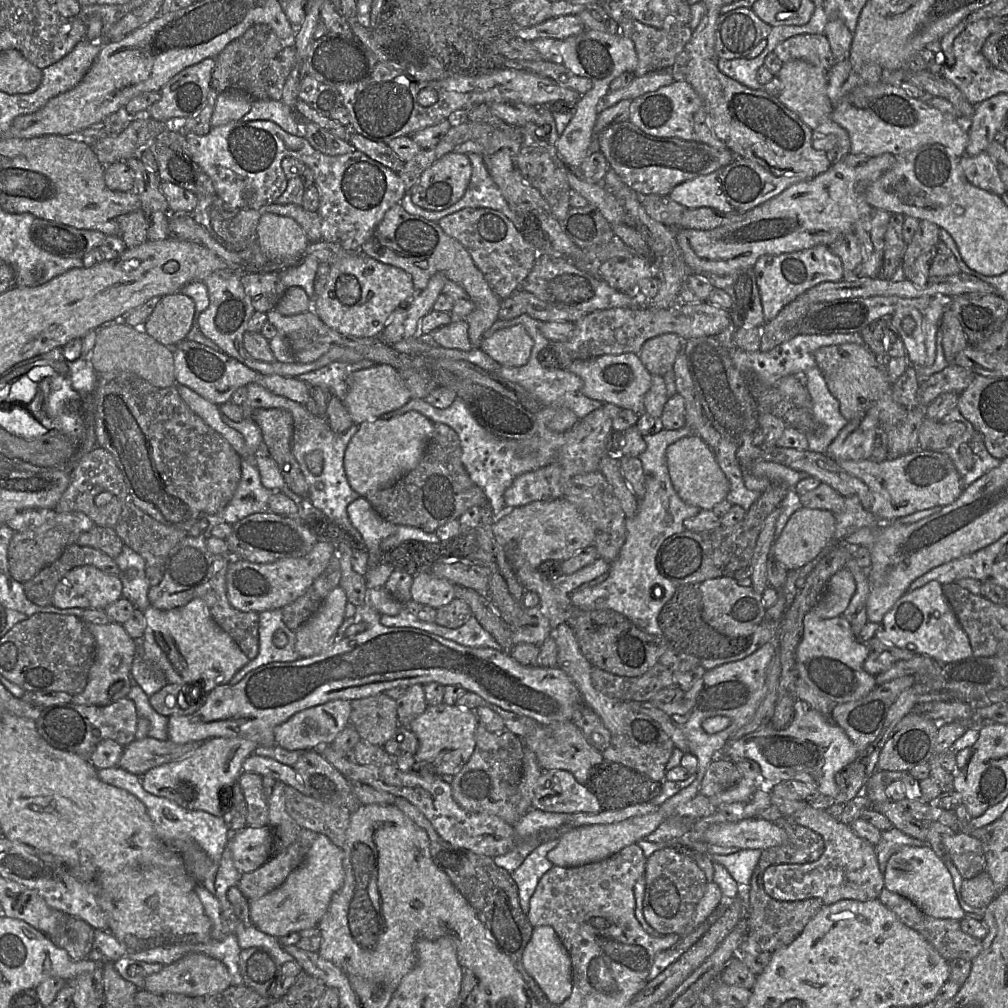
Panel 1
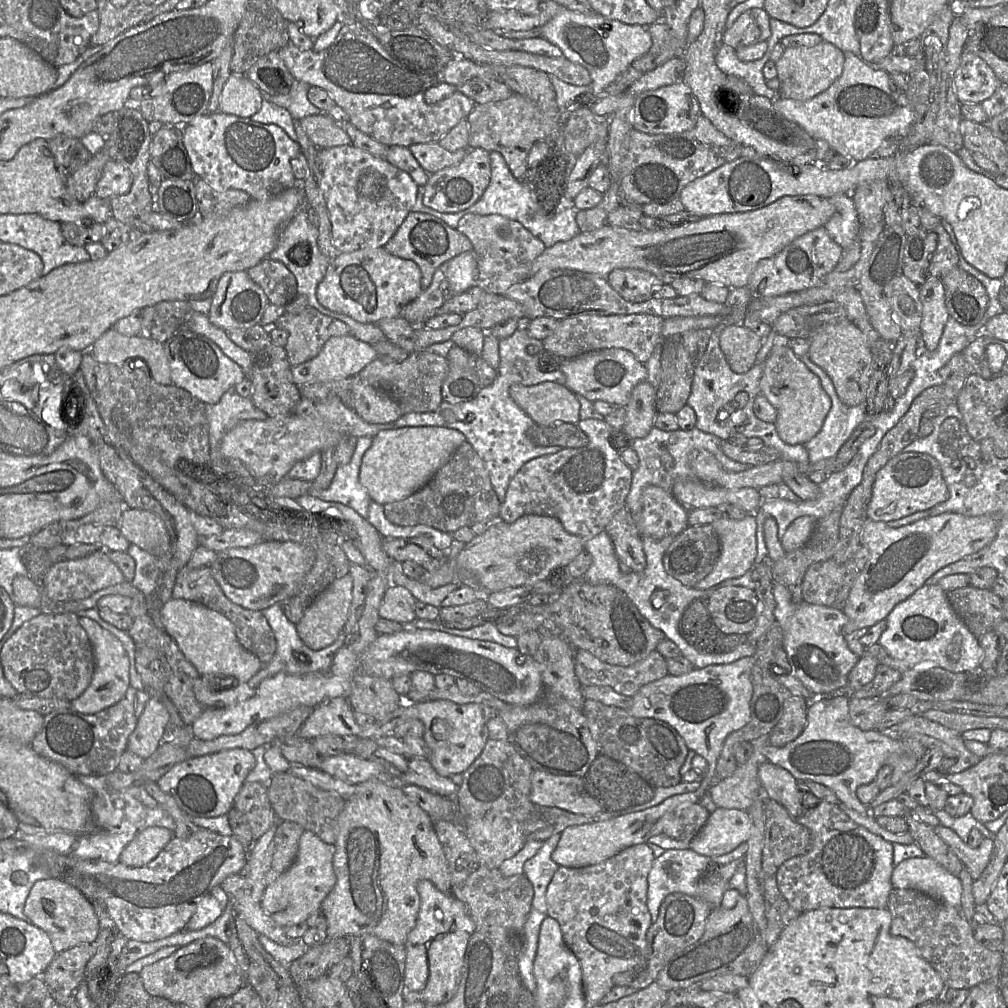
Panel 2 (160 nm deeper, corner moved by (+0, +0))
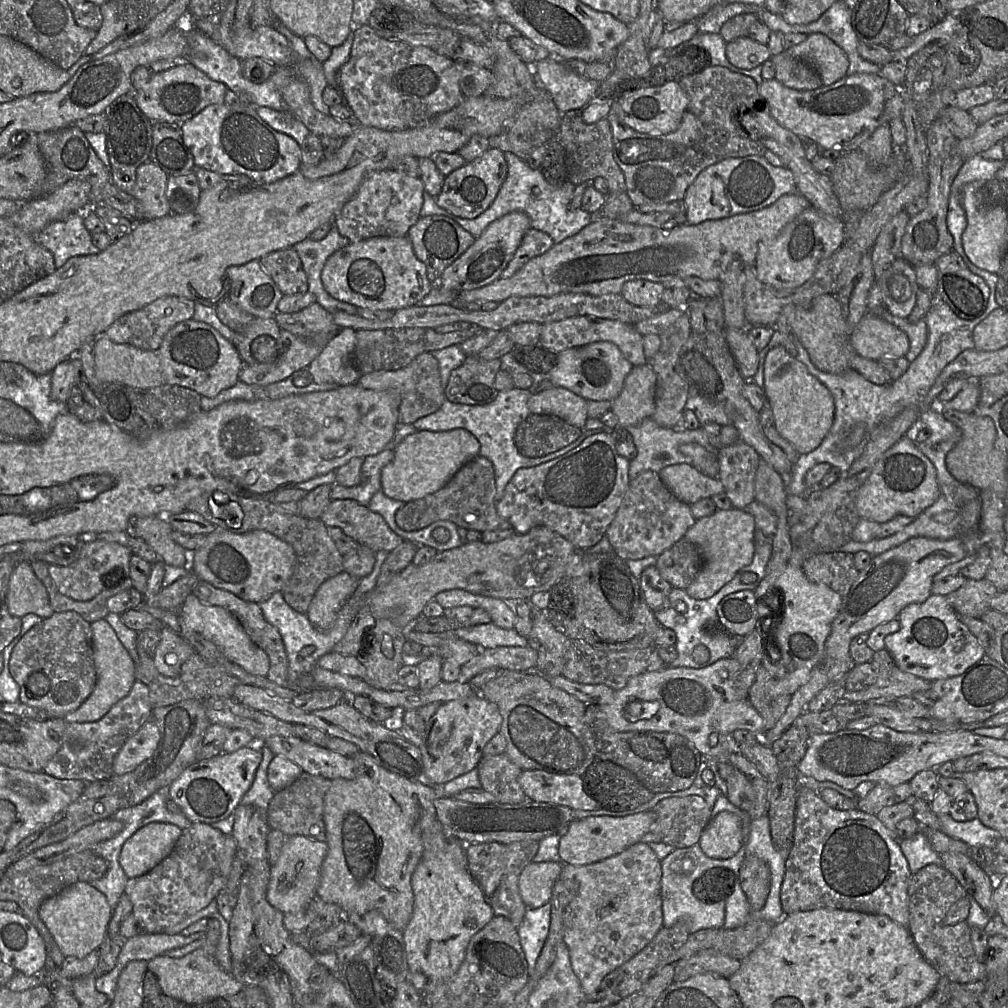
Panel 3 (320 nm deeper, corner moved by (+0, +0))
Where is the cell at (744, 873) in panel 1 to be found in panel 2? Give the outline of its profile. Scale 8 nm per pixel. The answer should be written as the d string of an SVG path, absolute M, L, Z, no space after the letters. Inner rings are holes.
M691 848L684 850L665 850L661 856L655 858L648 875L647 891L647 907L653 923L658 918L662 901L665 899L665 897L672 893L678 892L697 897L708 903L712 909L721 906L723 895L729 889L727 883L734 874L736 874L738 871L741 871L744 858L721 865L716 873L710 873L709 876L704 876L704 871L701 867L701 865L704 864L704 861L714 860L712 860L711 857L703 856L694 852Z

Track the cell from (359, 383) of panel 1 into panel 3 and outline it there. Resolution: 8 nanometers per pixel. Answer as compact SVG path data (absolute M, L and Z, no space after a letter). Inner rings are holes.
M188 319L172 327L163 338L157 354L164 384L191 388L204 397L215 397L236 384L243 362L233 343L215 328Z

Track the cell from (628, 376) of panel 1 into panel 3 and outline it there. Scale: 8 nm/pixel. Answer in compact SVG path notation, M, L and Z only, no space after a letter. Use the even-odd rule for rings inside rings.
M599 341L558 353L558 361L547 373L547 378L554 386L567 388L586 400L612 401L621 393L625 378L633 367L616 344Z

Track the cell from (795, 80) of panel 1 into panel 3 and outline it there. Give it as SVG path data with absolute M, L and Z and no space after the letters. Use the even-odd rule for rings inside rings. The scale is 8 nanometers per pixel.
M809 34L803 42L785 52L811 65L819 74L823 86L831 85L846 76L849 62L845 52L824 34Z

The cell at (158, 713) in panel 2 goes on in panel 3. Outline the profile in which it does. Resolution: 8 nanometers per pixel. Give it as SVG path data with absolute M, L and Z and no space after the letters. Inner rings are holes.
M150 718L121 747L113 762L114 775L123 775L138 767L155 752L160 731Z

